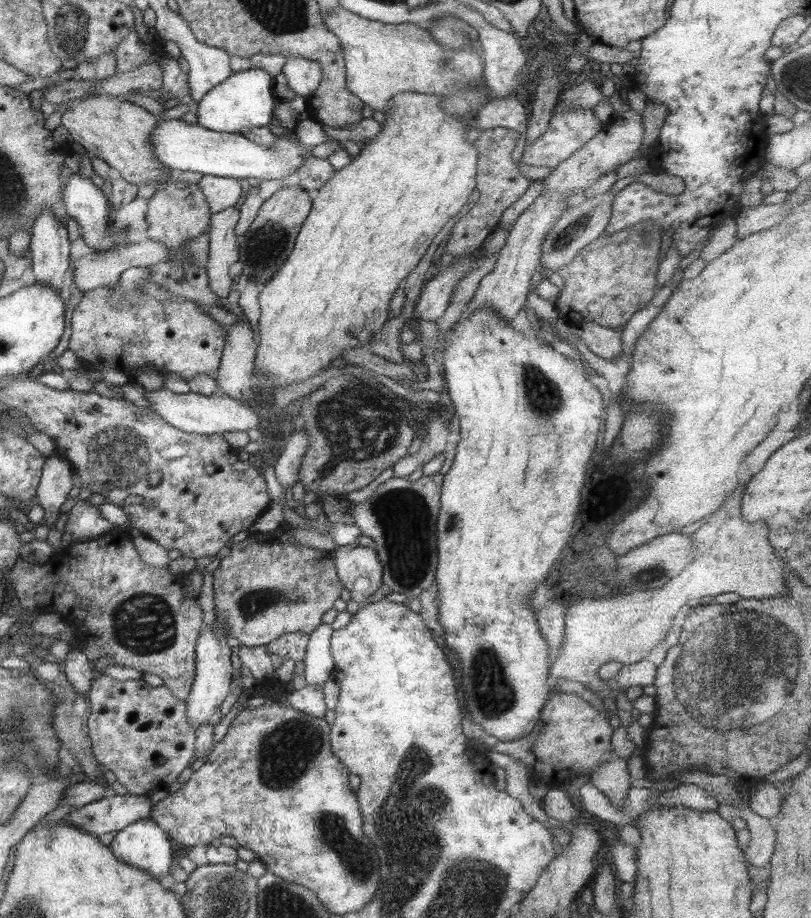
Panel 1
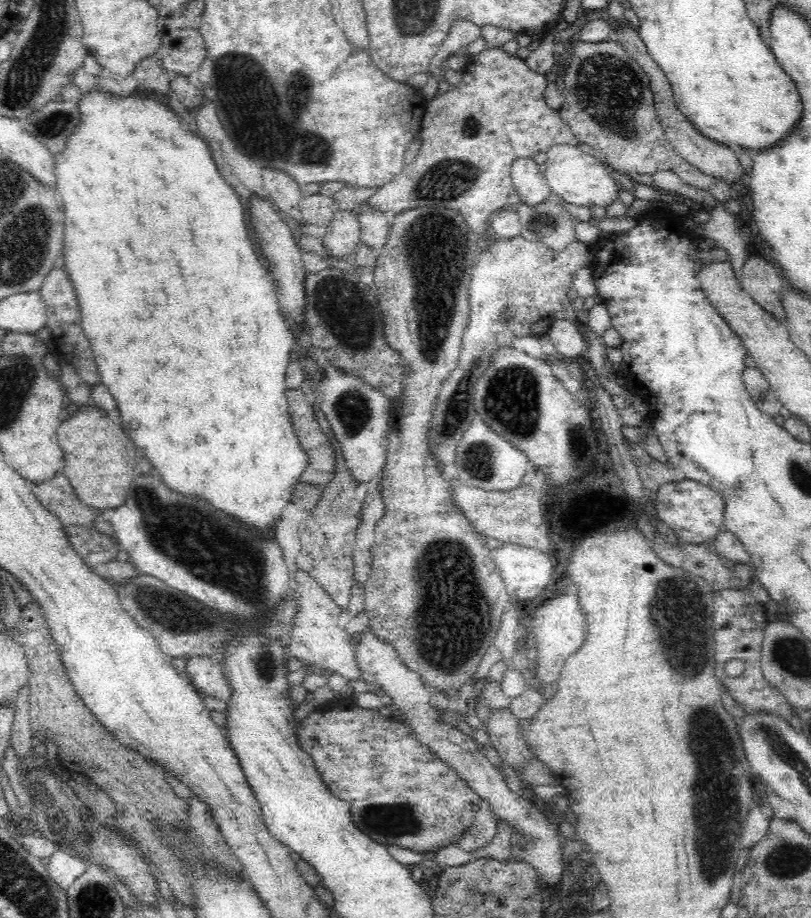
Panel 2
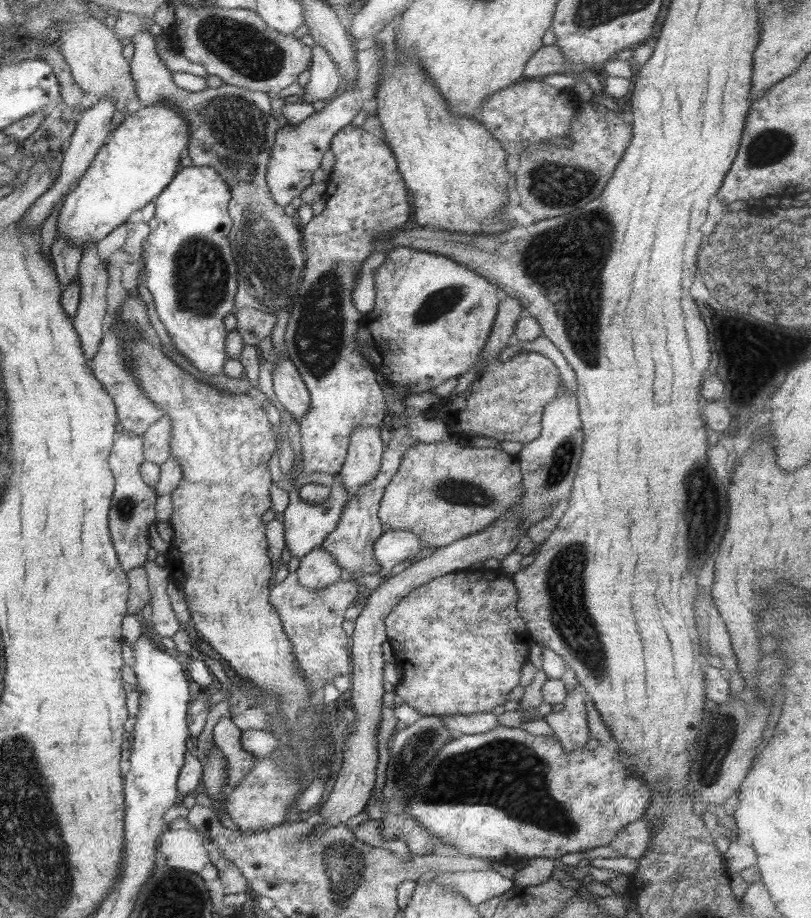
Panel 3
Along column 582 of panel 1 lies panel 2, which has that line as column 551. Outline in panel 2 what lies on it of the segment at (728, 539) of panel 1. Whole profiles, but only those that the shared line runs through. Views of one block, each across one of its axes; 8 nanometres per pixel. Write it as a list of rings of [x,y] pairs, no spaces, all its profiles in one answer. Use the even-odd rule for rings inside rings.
[[[572,589],[572,592],[568,594],[562,594],[544,602],[534,614],[532,632],[536,640],[537,667],[535,671],[536,678],[542,684],[556,684],[566,659],[582,646],[584,634],[586,634],[586,621],[584,621],[584,613],[578,600],[578,595]]]

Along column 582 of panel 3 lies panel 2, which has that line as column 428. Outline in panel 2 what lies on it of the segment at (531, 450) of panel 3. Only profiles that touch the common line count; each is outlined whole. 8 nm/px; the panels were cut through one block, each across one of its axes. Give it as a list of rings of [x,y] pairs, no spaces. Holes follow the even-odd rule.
[[[522,234],[506,240],[490,238],[481,243],[478,252],[469,285],[469,323],[465,330],[464,340],[462,340],[462,352],[460,352],[457,367],[442,383],[431,420],[431,429],[427,434],[429,452],[437,458],[441,469],[446,464],[455,461],[455,449],[459,440],[474,420],[474,416],[477,415],[473,399],[475,386],[490,366],[494,353],[500,348],[513,348],[515,342],[524,337],[539,338],[547,334],[548,325],[556,319],[574,320],[576,313],[572,309],[572,301],[566,294],[570,288],[573,288],[572,282],[574,282],[576,272],[582,268],[590,268],[594,262],[590,247],[577,240],[570,242],[562,251],[554,251],[540,242],[524,239]]]

